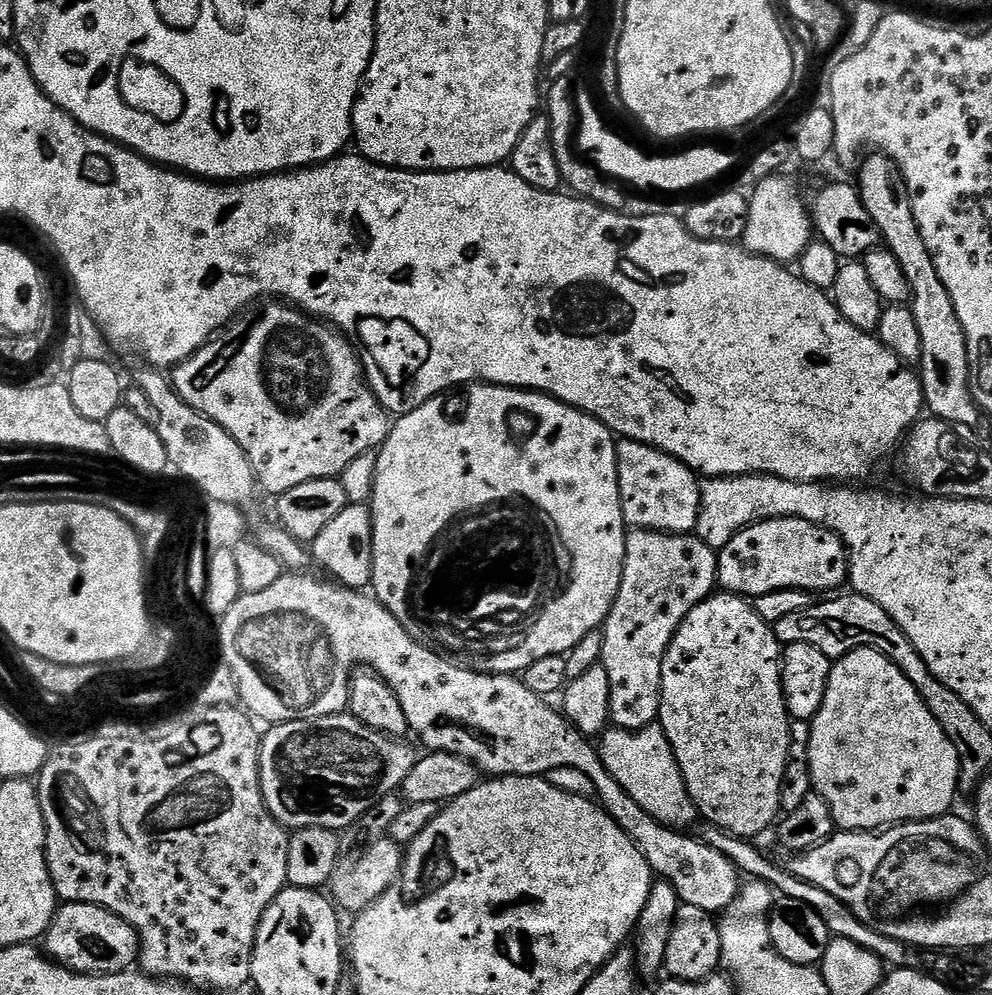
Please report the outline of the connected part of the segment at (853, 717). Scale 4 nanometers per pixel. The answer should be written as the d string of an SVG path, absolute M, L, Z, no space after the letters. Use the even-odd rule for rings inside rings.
M859 648L850 654L839 657L832 665L832 673L826 686L826 694L818 714L811 720L812 733L810 734L810 774L812 775L812 787L815 795L821 796L830 806L832 823L837 829L846 832L871 832L873 830L884 830L889 826L907 824L917 820L934 820L937 816L945 815L948 808L958 797L958 785L960 783L960 755L958 750L950 742L950 738L938 726L934 714L926 706L926 702L918 694L918 690L902 674L902 670L888 656L883 656L873 648Z

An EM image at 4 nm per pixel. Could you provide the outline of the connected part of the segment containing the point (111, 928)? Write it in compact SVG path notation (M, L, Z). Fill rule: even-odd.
M61 903L42 944L51 959L73 972L127 972L137 963L140 955L137 932L125 920L118 918L118 914L93 904Z

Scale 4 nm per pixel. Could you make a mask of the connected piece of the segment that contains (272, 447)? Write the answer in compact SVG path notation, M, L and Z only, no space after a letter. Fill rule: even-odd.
M264 302L241 312L237 319L233 320L227 328L217 332L189 360L175 365L170 380L182 400L186 401L196 412L218 422L218 426L222 426L222 430L229 432L234 442L238 442L238 446L246 450L252 469L256 472L259 487L263 491L265 488L266 491L273 492L273 497L276 498L286 490L294 490L294 486L302 486L302 482L339 477L340 472L346 470L350 462L354 462L354 458L379 449L390 431L390 413L380 405L378 398L372 392L372 387L364 379L364 365L361 364L352 341L335 327L301 312L299 308L287 302Z

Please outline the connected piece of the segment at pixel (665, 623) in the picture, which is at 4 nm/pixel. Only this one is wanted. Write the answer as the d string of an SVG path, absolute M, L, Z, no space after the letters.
M638 528L629 531L624 537L624 573L622 574L622 582L618 590L618 598L614 602L614 606L610 610L607 620L602 625L604 634L604 645L602 646L602 654L600 659L606 670L606 674L610 674L610 710L612 711L611 723L617 728L629 728L631 732L637 732L639 728L647 728L649 724L657 723L660 715L660 687L662 686L662 664L666 658L666 652L674 638L678 626L682 626L682 622L686 618L686 614L690 614L690 610L694 610L694 606L698 606L706 597L713 595L714 589L717 587L716 565L718 563L717 549L706 546L706 542L702 542L700 537L695 534L685 534L683 536L675 536L672 532L651 532L645 528Z

